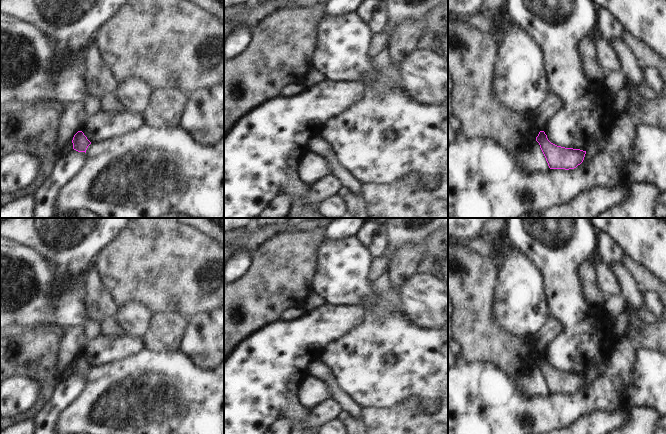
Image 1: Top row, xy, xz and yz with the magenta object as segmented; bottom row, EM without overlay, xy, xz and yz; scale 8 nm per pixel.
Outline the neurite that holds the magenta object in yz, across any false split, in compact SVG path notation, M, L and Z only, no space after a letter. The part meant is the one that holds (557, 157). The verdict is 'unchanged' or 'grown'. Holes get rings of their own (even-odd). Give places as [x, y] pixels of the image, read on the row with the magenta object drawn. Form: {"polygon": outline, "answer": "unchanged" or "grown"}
{"polygon": "M544 131L539 132L536 141L550 169L574 169L583 162L586 154L586 151L580 149L565 148L551 143Z", "answer": "unchanged"}

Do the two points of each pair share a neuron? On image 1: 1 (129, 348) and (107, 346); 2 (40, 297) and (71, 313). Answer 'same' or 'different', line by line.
1: same
2: same

